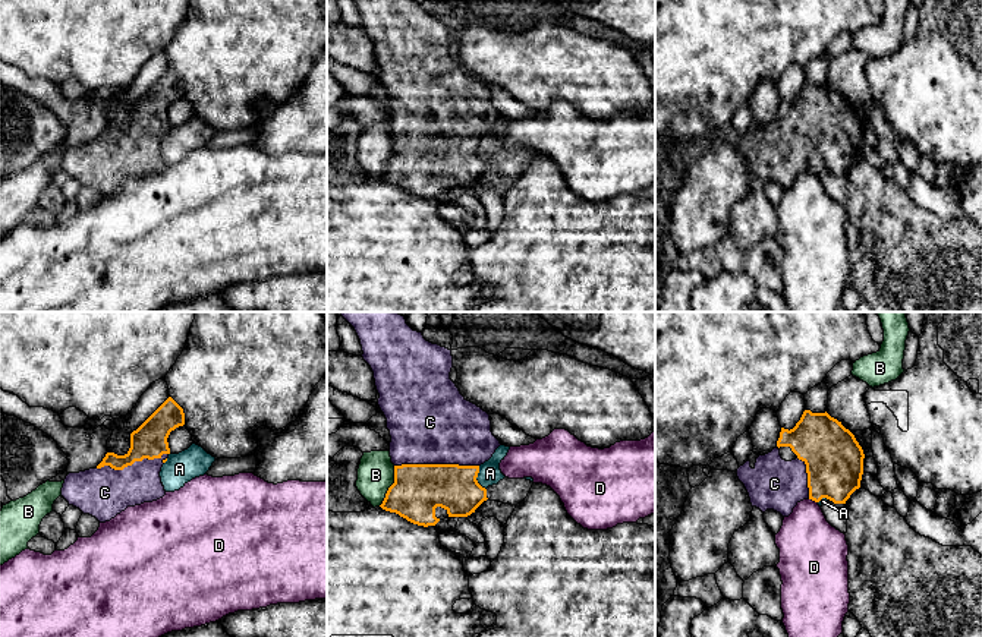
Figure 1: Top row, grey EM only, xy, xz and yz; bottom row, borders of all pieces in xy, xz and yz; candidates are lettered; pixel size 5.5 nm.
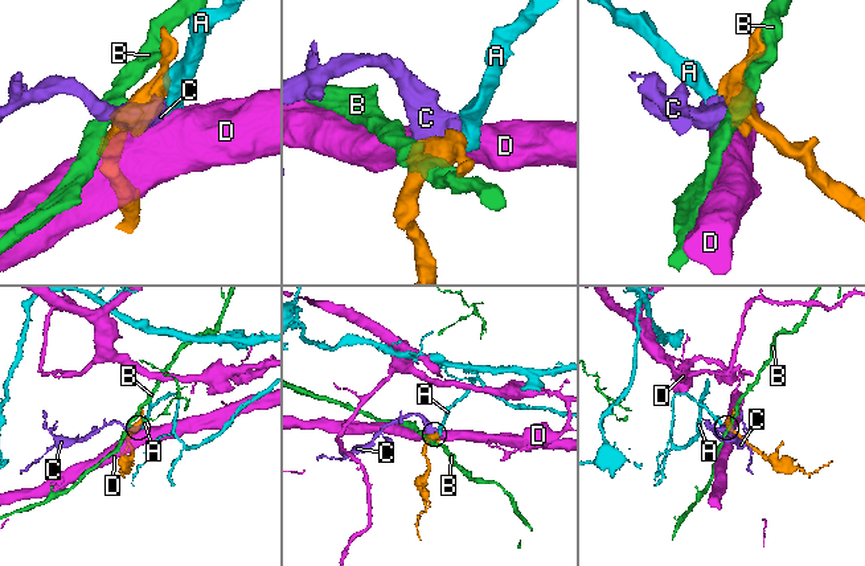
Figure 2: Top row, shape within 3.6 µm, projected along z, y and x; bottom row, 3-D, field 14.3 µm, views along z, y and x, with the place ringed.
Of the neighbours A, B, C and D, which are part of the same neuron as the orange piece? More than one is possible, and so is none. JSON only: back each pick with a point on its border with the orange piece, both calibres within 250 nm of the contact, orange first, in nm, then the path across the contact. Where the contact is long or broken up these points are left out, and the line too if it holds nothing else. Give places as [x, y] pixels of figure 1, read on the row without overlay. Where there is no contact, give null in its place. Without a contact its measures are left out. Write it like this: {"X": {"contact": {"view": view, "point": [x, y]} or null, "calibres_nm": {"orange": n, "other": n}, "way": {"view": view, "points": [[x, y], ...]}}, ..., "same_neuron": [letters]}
{"C": {"contact": {"view": "xz", "point": [436, 136]}, "calibres_nm": {"orange": 280, "other": 460}}, "same_neuron": ["C"]}

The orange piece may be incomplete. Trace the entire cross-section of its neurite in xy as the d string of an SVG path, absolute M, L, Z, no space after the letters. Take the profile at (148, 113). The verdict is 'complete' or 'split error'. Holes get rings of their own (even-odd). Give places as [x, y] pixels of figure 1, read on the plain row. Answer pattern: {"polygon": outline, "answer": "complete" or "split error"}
{"polygon": "M169 69L136 103L130 105L130 120L125 127L107 124L95 139L69 145L62 160L62 168L84 186L100 195L110 193L128 179L152 174L166 167L160 144L167 133L170 120L167 110L171 103L185 97L183 81Z", "answer": "split error"}

